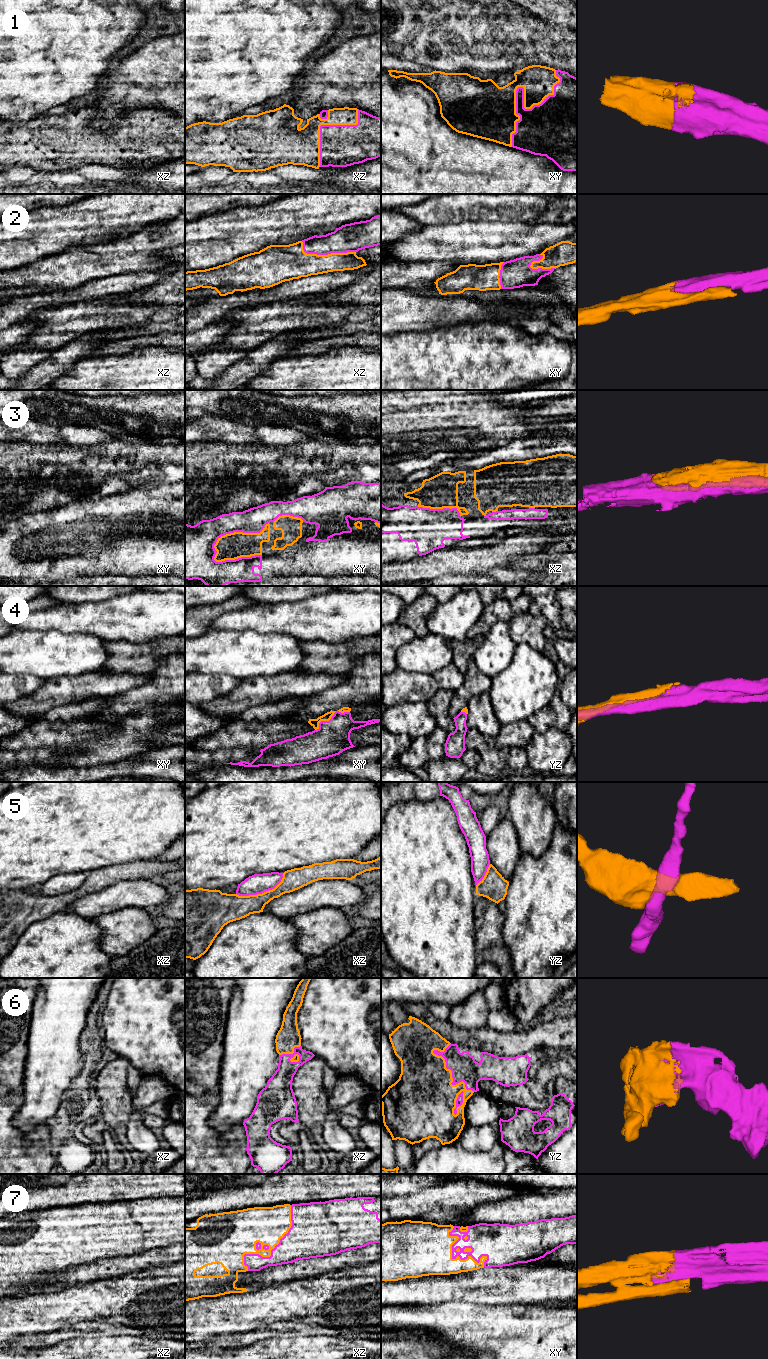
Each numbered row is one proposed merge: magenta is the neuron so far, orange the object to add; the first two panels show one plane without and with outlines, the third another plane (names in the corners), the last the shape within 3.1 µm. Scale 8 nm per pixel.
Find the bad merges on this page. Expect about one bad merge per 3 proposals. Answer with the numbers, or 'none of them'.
5

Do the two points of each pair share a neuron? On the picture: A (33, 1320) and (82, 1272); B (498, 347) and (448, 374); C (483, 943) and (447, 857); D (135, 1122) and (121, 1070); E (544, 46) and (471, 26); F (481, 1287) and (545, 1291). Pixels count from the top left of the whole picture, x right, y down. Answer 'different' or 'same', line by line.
A: different
B: same
C: different
D: different
E: same
F: same

